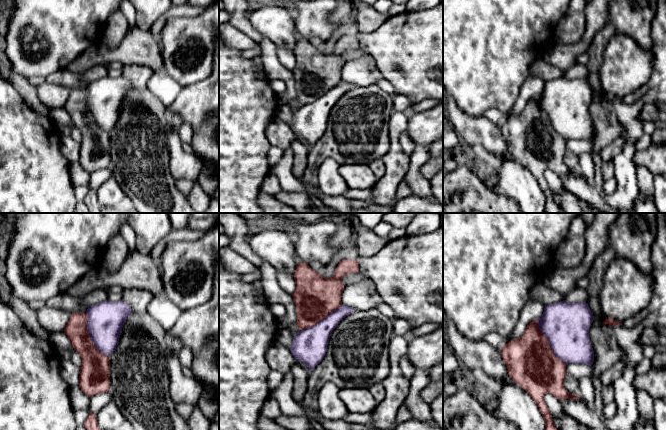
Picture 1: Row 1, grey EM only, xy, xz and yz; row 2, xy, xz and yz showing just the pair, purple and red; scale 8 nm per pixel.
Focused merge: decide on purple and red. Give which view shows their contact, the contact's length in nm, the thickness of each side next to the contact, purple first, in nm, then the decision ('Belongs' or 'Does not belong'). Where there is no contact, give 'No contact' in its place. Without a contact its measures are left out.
Touches purple in xy. Shared border 400 nm. Thickness 280 nm (purple) against 220 nm. Does not belong

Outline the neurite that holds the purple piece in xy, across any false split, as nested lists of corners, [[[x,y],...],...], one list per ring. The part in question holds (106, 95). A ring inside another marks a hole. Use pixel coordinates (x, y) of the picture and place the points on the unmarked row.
[[[106,76],[87,85],[87,106],[98,127],[107,132],[115,127],[123,101],[132,89],[132,84],[122,76]]]

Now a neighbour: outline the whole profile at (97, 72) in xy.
[[[96,65],[86,70],[84,73],[81,73],[82,85],[80,88],[86,89],[88,83],[106,77],[107,68],[108,66],[106,65]]]

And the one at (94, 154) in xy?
[[[74,89],[63,107],[82,135],[79,163],[92,173],[110,165],[110,135],[95,123],[87,106],[87,97],[86,89]]]

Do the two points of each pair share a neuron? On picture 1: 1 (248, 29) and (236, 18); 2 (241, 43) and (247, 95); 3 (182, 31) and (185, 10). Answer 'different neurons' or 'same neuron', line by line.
1: same neuron
2: different neurons
3: different neurons

